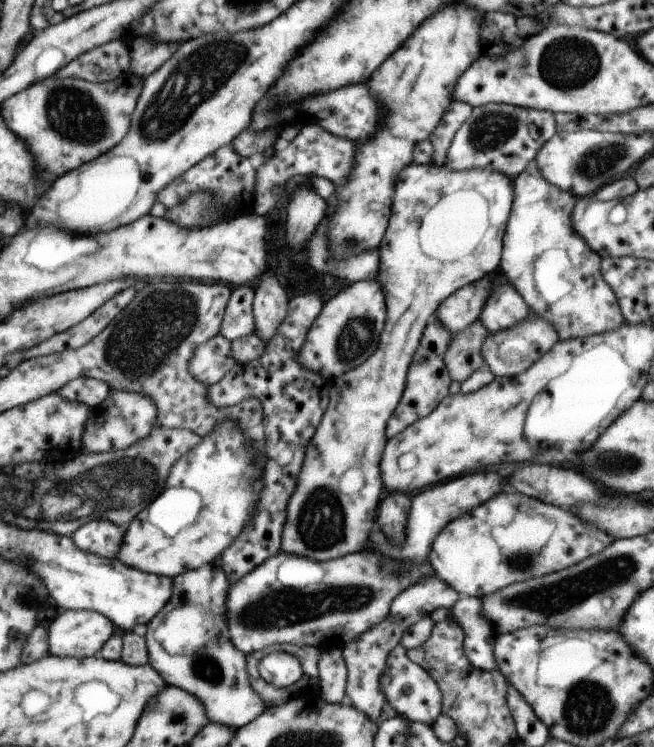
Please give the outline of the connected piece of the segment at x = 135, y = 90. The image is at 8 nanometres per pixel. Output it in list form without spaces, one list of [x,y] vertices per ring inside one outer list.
[[[50,78],[30,90],[14,96],[4,106],[10,128],[24,138],[36,152],[41,178],[56,183],[58,179],[92,163],[99,156],[116,148],[130,132],[138,100],[144,92],[144,78],[136,84],[108,82],[92,84],[78,78]]]

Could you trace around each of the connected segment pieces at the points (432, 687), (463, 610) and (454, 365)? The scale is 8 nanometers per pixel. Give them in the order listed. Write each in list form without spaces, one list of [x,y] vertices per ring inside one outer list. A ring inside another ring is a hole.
[[[399,645],[389,656],[386,672],[382,674],[382,690],[397,715],[408,721],[431,725],[442,715],[442,694],[438,684],[416,662],[406,656],[407,649]]]
[[[461,596],[450,612],[466,632],[464,645],[470,664],[486,672],[498,673],[495,644],[503,633],[482,614],[482,597]]]
[[[479,319],[456,334],[444,356],[451,381],[465,382],[476,370],[484,368],[481,349],[488,334],[490,331],[482,326]]]

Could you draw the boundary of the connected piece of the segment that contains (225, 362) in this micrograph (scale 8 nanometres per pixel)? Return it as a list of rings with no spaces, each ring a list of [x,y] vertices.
[[[221,334],[196,348],[189,360],[190,374],[208,387],[225,379],[235,364],[231,340]]]

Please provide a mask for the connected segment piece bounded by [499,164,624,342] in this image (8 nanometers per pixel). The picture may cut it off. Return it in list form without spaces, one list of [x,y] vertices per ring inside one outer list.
[[[531,164],[514,181],[514,204],[506,226],[504,254],[501,256],[500,272],[524,298],[526,305],[537,316],[542,316],[554,328],[558,328],[560,342],[572,338],[584,338],[592,334],[618,330],[624,322],[618,300],[612,288],[600,274],[600,256],[588,248],[588,244],[576,234],[573,222],[574,206],[578,198],[560,190],[544,177],[538,166]]]

